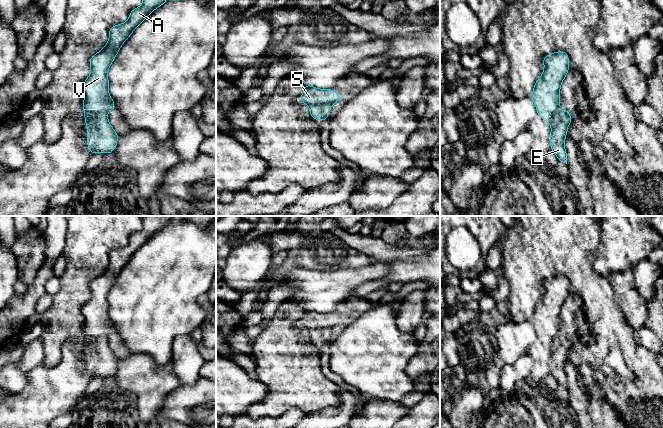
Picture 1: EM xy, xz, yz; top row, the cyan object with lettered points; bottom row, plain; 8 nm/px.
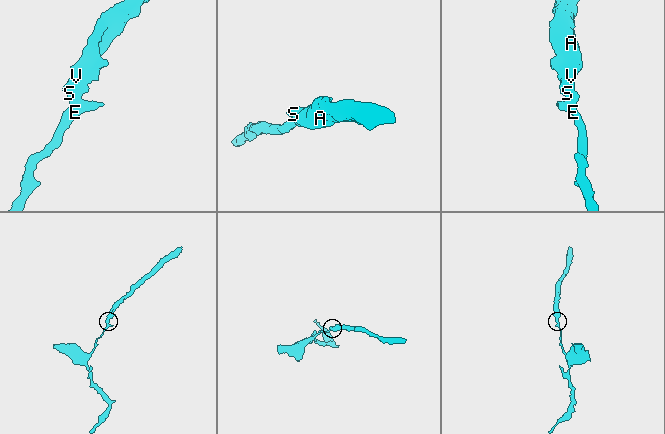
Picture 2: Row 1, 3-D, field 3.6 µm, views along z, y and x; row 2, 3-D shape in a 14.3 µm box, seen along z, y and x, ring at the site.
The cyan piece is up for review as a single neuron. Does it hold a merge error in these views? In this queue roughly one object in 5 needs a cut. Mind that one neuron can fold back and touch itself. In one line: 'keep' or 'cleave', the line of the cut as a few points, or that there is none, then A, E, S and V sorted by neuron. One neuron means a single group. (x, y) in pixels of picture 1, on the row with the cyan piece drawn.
cleave; cut xy (106, 112), (90, 112), (85, 118); groups A S V / E

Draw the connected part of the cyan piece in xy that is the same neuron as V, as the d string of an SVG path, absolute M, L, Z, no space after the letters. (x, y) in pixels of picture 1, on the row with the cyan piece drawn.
M143 0L140 7L129 13L128 21L113 25L109 29L108 43L89 59L91 73L82 85L84 92L84 118L89 113L100 113L115 109L116 105L109 95L109 67L118 54L123 43L132 32L158 7L167 0Z

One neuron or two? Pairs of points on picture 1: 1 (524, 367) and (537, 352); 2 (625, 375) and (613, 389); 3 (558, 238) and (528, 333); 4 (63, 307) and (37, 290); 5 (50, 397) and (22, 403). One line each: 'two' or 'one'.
1: two
2: two
3: two
4: two
5: one

